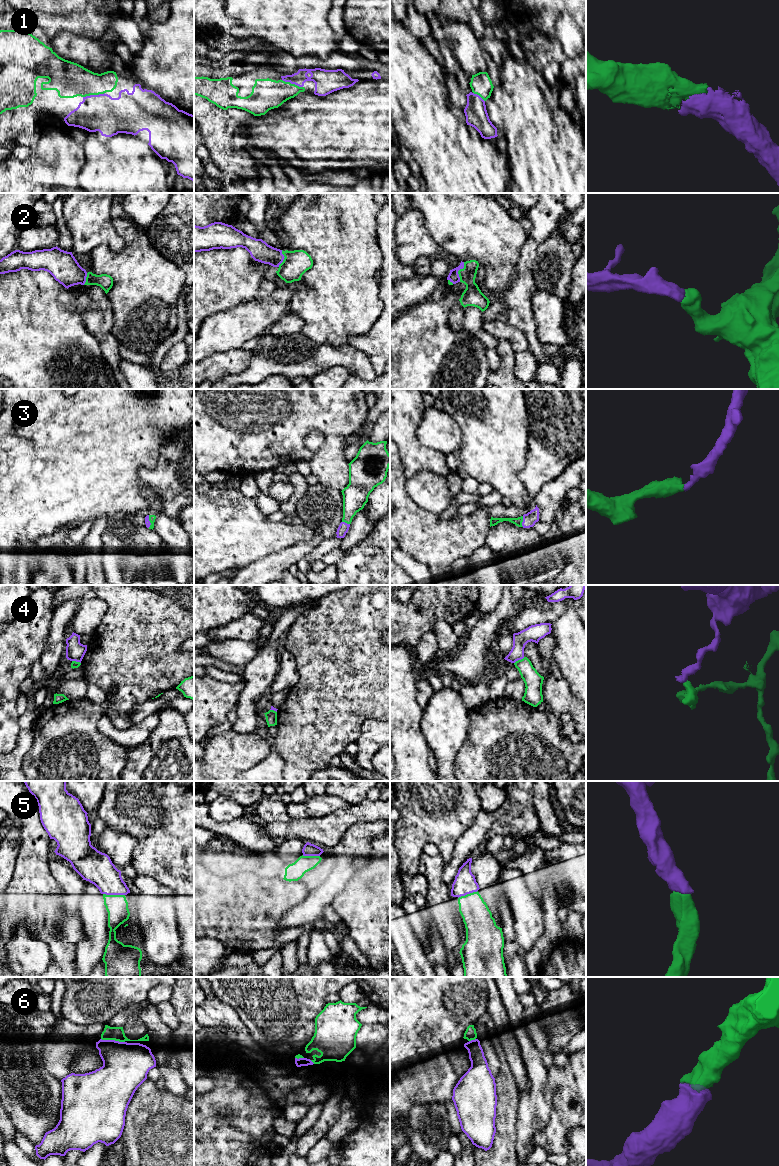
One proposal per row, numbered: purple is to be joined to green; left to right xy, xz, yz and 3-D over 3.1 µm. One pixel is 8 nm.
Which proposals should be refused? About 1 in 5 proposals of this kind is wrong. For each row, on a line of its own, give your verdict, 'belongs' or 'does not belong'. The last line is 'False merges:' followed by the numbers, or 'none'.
1: belongs
2: belongs
3: belongs
4: does not belong
5: belongs
6: belongs
False merges: 4

